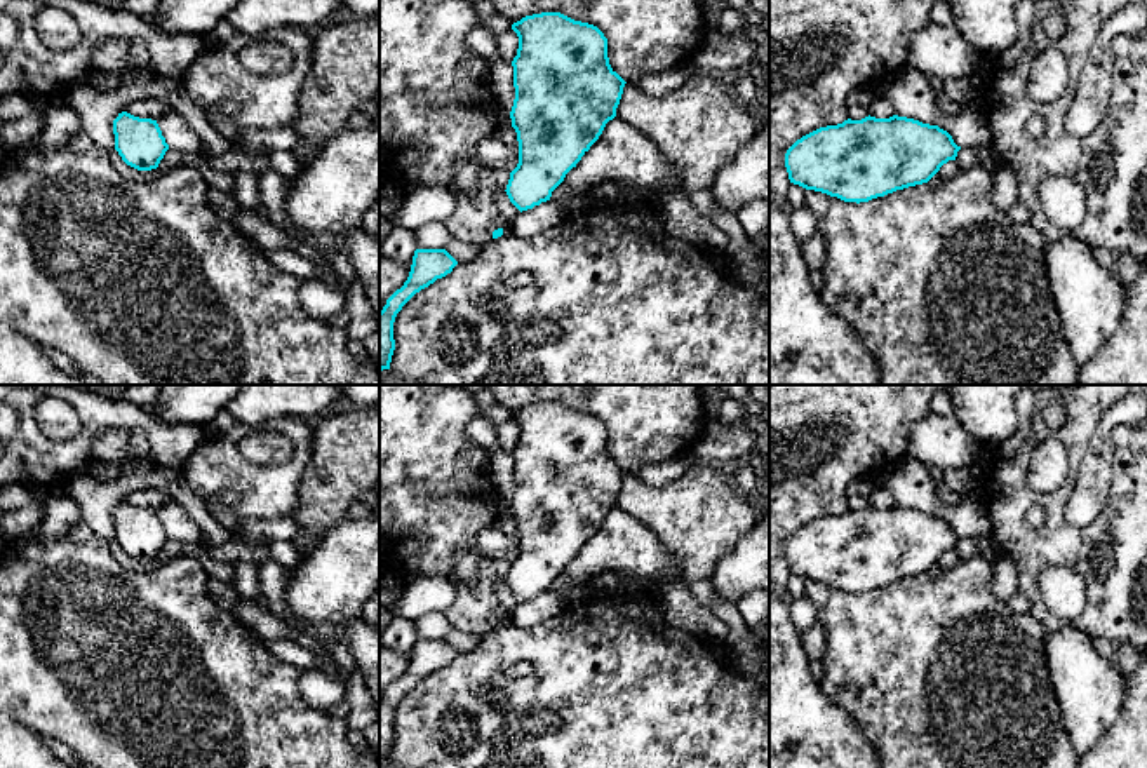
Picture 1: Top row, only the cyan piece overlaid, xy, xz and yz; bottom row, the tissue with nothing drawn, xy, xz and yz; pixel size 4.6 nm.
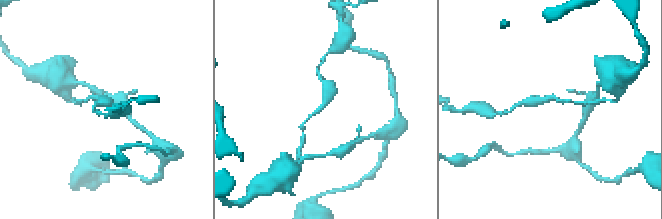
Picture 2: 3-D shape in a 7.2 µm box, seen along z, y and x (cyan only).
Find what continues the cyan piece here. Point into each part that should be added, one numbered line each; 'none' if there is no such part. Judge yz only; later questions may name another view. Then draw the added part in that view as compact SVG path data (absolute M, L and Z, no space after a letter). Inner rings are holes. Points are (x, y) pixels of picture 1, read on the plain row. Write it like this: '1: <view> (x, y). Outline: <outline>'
none

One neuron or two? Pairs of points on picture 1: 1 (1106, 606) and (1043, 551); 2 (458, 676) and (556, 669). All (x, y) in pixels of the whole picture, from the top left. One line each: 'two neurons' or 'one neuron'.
1: one neuron
2: one neuron

